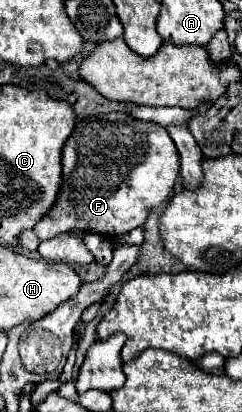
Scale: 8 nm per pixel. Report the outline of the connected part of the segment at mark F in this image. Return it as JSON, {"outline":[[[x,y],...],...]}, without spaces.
{"outline":[[[122,112],[80,120],[76,122],[74,132],[62,148],[62,184],[58,198],[46,212],[44,220],[34,226],[34,232],[40,240],[48,240],[72,230],[96,232],[102,236],[128,234],[130,230],[144,226],[148,212],[154,206],[160,206],[168,200],[168,196],[172,194],[172,186],[176,184],[178,170],[180,162],[176,146],[168,136],[166,128],[152,122],[136,120],[132,116],[124,116]]]}

